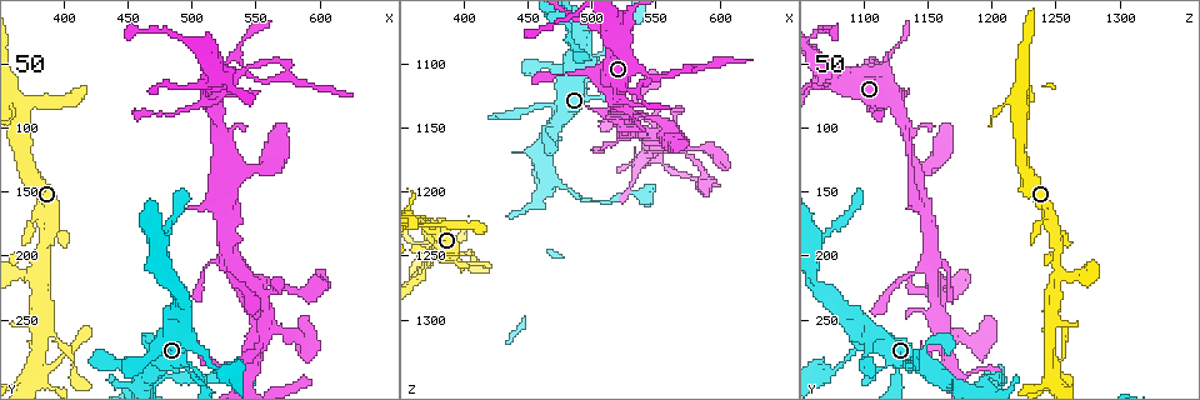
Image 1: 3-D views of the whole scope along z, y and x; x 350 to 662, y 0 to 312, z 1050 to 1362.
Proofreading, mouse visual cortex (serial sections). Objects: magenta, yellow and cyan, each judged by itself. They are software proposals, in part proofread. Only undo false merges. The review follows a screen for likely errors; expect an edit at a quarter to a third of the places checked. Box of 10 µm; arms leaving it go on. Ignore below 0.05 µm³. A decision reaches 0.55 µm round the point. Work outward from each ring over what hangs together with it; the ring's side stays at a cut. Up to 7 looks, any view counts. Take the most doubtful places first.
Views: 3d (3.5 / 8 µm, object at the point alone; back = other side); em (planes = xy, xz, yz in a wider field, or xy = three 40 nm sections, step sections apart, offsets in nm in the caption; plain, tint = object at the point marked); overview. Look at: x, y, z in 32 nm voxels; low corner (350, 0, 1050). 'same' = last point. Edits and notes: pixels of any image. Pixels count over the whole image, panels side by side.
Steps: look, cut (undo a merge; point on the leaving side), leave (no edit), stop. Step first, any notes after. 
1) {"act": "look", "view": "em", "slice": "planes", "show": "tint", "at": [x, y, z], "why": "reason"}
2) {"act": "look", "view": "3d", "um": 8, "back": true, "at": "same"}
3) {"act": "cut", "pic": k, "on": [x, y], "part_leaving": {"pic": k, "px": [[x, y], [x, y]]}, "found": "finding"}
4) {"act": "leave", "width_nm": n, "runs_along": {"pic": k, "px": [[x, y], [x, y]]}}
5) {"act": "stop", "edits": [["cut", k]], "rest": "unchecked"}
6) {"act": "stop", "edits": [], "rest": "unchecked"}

{"act": "look", "view": "3d", "um": 8, "back": true, "at": [380, 206, 1252], "why": "narrows sharply"}

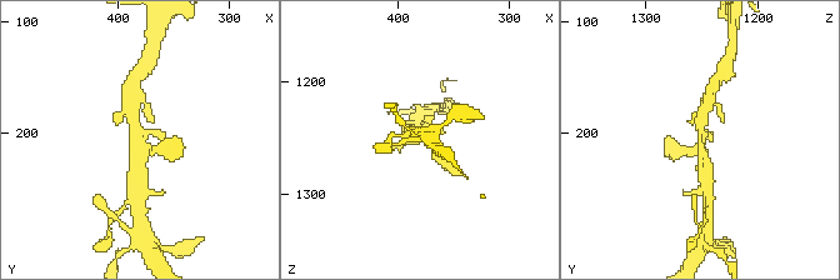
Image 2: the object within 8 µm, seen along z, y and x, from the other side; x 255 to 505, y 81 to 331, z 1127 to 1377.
{"act": "look", "view": "em", "slice": "xy", "step": 5, "show": "tint", "at": "same"}

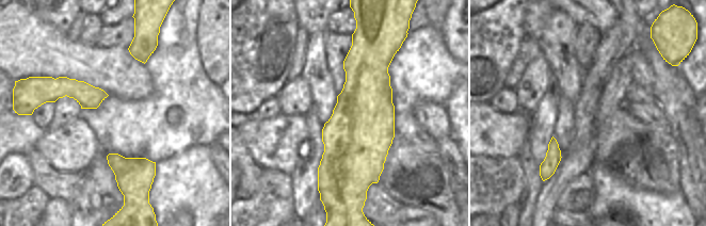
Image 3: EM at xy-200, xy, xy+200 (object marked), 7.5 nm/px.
{"act": "leave", "width_nm": 500, "runs_along": {"pic": 2, "px": [[129, 106], [139, 135], [139, 176]]}, "found": "continuous, no second cell"}

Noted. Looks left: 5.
{"act": "look", "view": "3d", "um": 8, "at": [548, 54, 1110], "why": "sharp bend"}

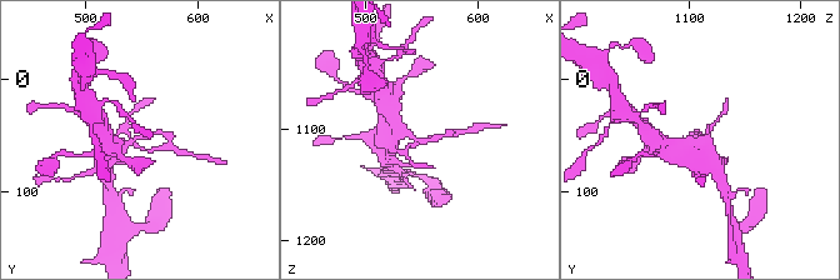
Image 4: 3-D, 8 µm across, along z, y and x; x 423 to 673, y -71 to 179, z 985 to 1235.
{"act": "look", "view": "3d", "um": 3.5, "at": "same", "why": "closer look"}

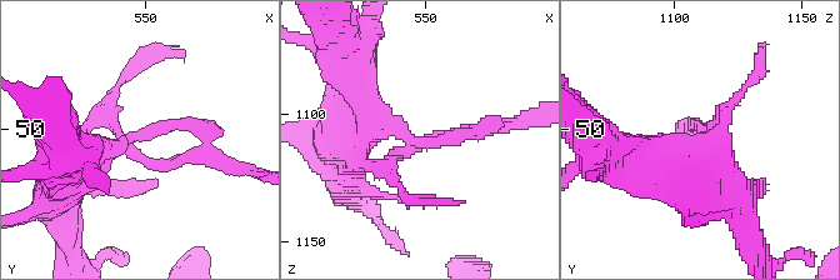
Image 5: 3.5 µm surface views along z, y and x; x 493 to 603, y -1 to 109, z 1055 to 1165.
{"act": "look", "view": "em", "slice": "xy", "step": 3, "show": "tint", "at": [546, 54, 1111], "arm_widths_nm": [200, 500], "why": "now the EM"}

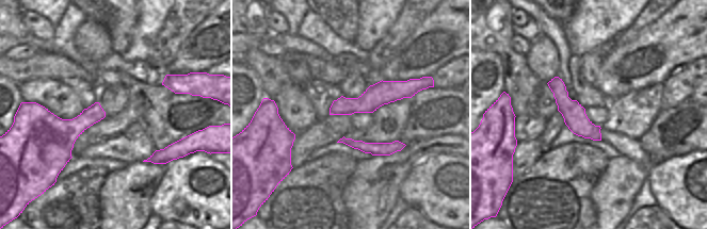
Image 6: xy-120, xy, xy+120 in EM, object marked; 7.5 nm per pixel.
{"act": "cut", "pic": 5, "on": [529, 121], "part_leaving": {"pic": 5, "px": [[206, 145], [226, 164], [260, 176]]}, "found": "a second cell is stuck on"}

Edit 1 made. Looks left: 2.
{"act": "stop", "edits": [["cut", 5]], "rest": "unchecked"}

